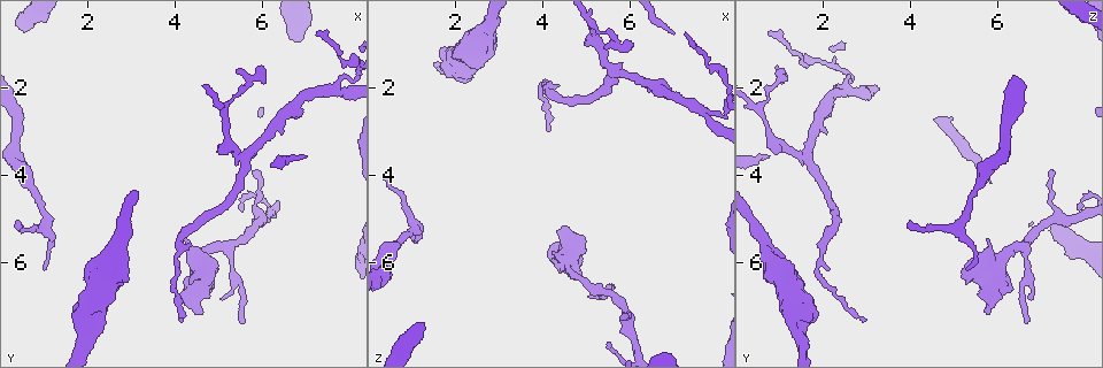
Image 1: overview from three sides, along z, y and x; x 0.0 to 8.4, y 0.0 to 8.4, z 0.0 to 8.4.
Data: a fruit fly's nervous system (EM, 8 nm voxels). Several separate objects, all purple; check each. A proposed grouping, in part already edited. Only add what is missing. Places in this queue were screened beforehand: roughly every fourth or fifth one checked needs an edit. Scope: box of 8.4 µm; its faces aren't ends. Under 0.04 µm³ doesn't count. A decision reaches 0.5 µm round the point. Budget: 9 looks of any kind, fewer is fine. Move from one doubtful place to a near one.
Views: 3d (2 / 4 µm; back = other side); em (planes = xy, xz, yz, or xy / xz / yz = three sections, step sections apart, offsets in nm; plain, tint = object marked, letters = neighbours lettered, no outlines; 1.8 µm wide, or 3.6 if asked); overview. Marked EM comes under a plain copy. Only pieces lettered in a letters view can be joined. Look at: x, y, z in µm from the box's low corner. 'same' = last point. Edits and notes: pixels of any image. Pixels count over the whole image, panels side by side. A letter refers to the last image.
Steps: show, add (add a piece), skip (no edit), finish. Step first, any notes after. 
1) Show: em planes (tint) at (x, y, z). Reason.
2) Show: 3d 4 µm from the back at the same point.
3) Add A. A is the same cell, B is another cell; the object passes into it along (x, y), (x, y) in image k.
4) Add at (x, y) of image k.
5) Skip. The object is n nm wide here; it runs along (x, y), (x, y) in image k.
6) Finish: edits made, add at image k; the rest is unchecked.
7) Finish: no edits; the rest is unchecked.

Show: em yz step 4 (tint) at (4.25, 5.40, 5.85). Free end.

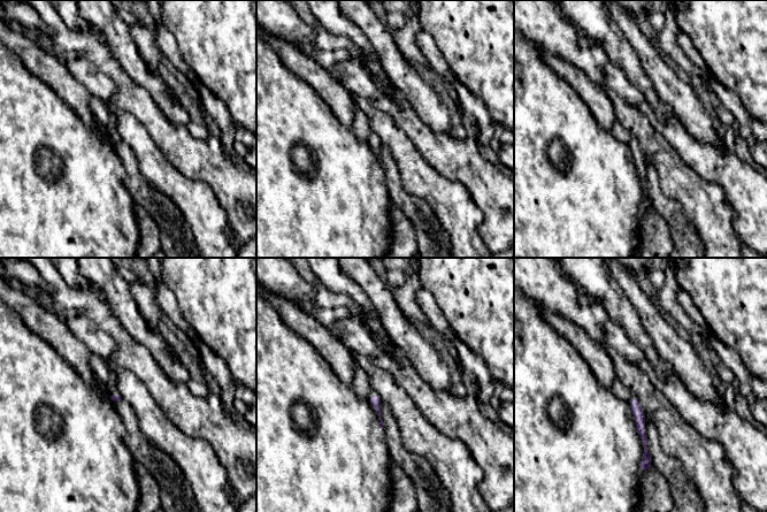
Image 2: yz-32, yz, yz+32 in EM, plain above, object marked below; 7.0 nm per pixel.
Show: em yz step 4 (letters) at the same point.

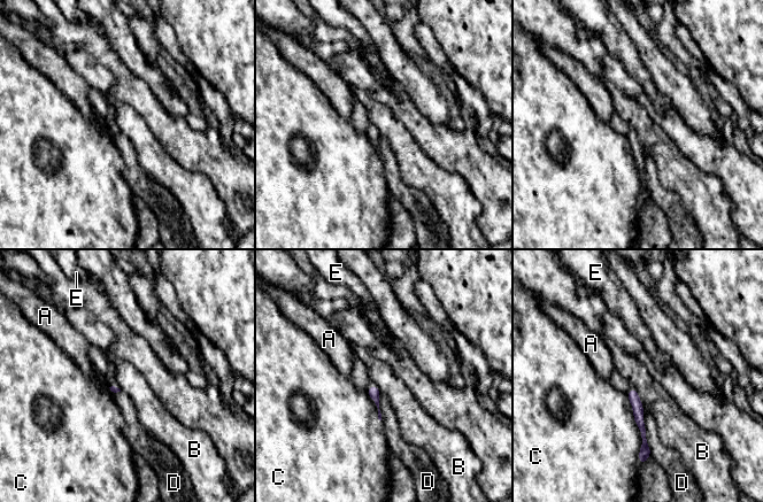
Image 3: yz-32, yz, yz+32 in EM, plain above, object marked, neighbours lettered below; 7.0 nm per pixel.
Skip. A, B, C, D and E are other cells; none of them fits.

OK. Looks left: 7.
Show: 3d 2 µm from the back at (4.60, 7.15, 5.75).

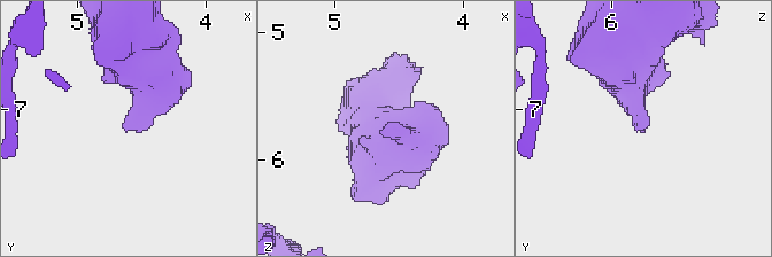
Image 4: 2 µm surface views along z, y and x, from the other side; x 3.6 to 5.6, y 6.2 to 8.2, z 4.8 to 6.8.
Show: em planes (letters) at (4.64, 7.18, 5.76). Shape alone is not enough.

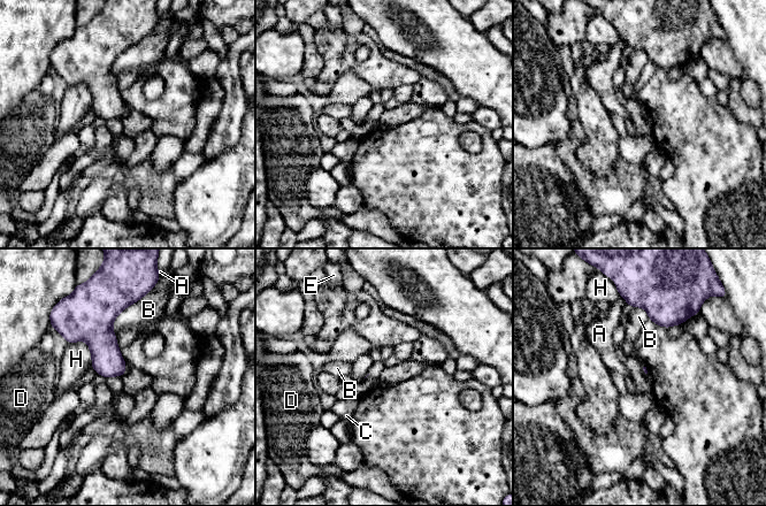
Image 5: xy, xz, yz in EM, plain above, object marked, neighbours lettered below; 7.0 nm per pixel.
Skip. A, B, C, D, E and H are other cells; a border runs along (139, 298), (114, 320), (115, 337) in image 5; no lettered piece goes on from it.

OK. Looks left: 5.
Show: 3d 2 µm at (4.10, 7.35, 3.00). Long arm stops here.

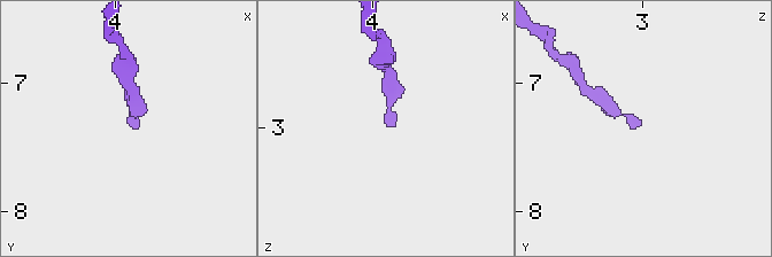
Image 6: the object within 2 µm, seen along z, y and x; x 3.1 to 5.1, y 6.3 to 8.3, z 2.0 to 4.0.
Show: em planes (letters) at (4.08, 7.34, 2.96).

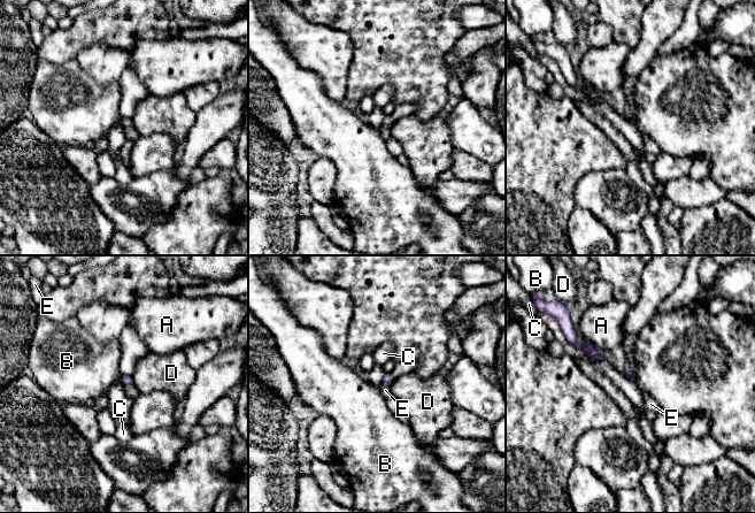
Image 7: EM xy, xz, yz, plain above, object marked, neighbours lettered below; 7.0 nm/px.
Skip. A, B, C, D and E are other cells; a border runs along (122, 375), (120, 381) in image 7; none of them fits.

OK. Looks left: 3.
Show: em 3.6 µm xy step 4 (tint) at (7.60, 2.05, 2.55).

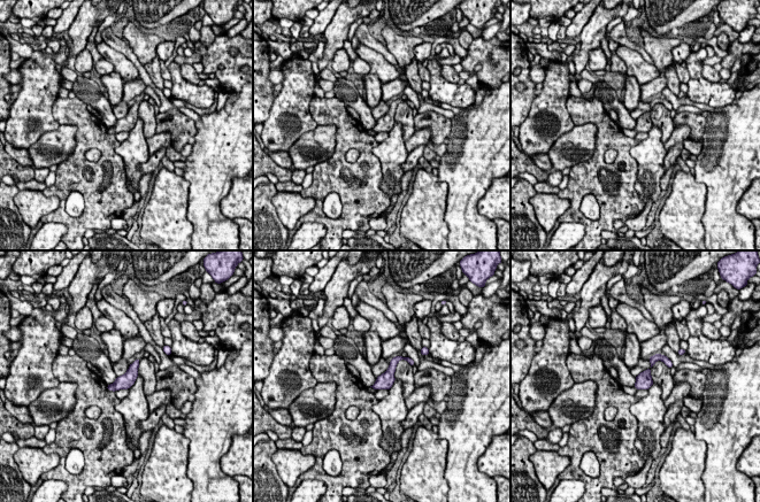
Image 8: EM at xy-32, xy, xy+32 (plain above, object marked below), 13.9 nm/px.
Show: em 3.6 µm planes (letters) at the same point. Cut it another way.

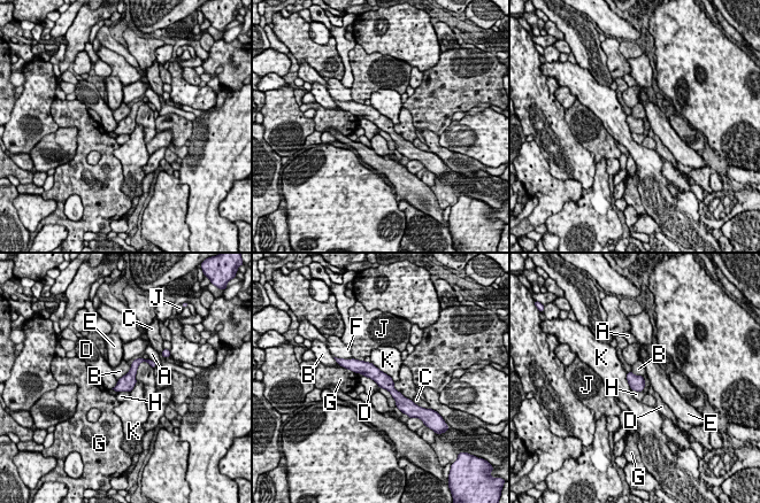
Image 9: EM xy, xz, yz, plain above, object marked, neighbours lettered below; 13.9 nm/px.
Skip. A, B, C, D, E, F, G, H, J and K are other cells; a border runs along (131, 364), (131, 368), (117, 379) in image 9; none of them fits.

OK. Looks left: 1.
Finish: no edits; the rest is unchecked.

